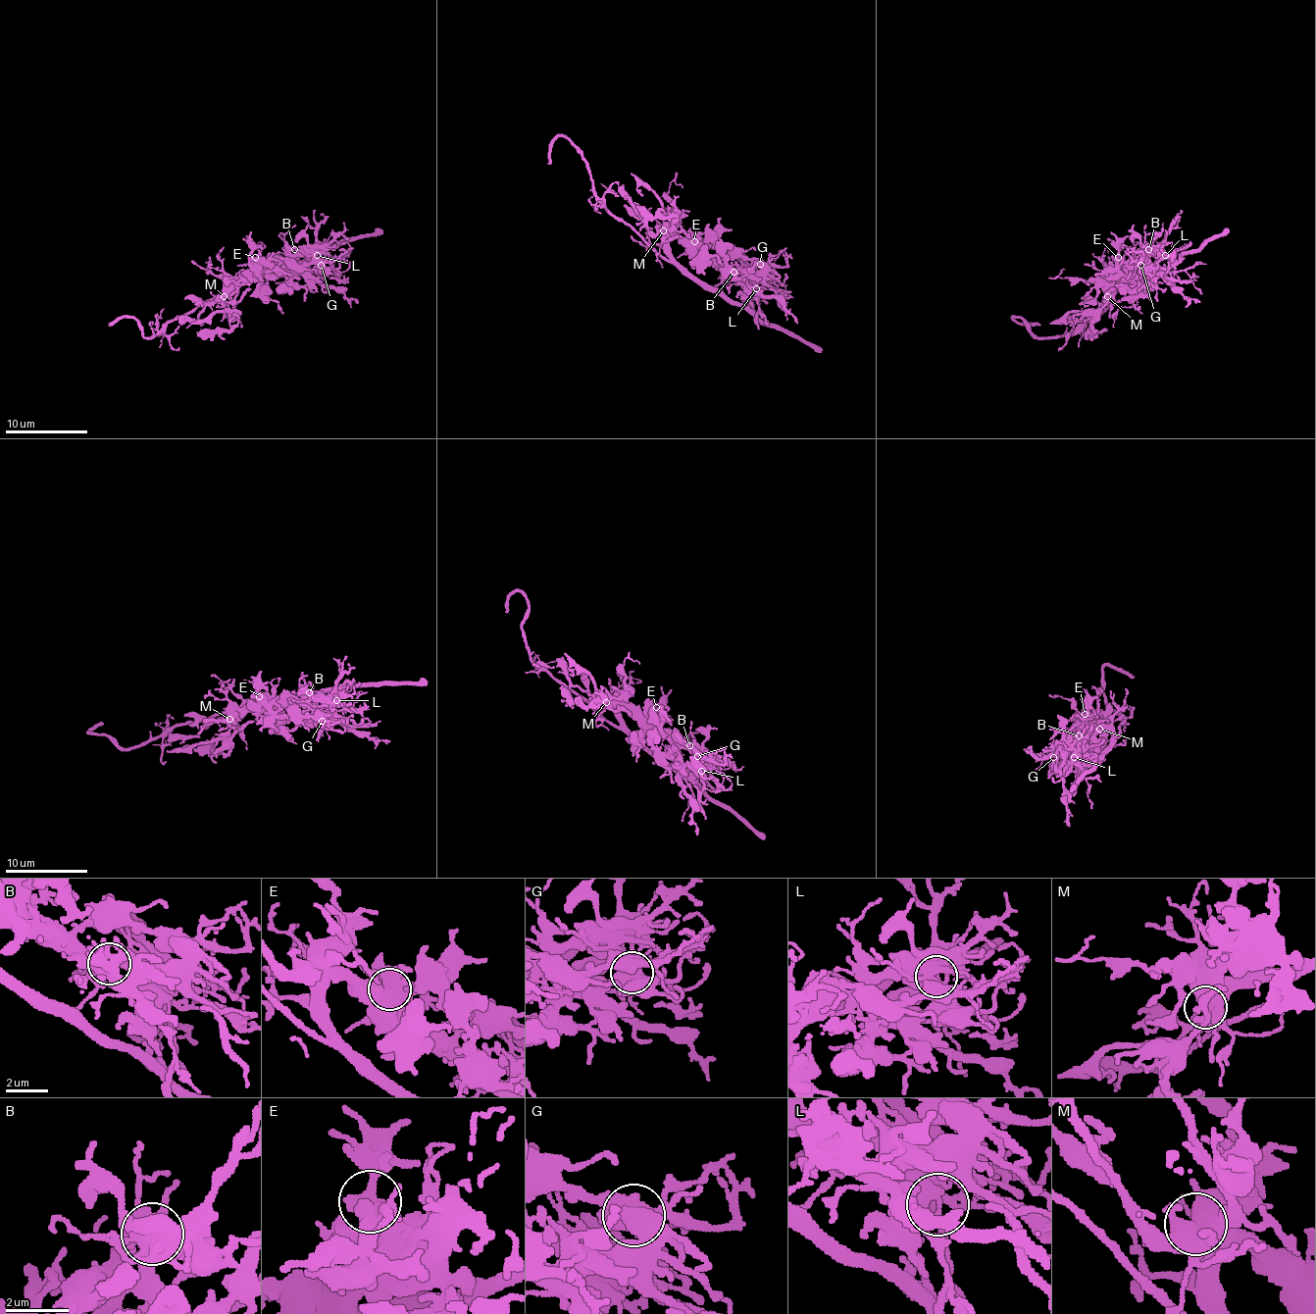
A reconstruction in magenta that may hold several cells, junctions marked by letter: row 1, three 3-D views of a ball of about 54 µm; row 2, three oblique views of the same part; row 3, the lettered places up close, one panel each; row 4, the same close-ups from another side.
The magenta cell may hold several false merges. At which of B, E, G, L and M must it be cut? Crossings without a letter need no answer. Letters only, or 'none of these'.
none of these

